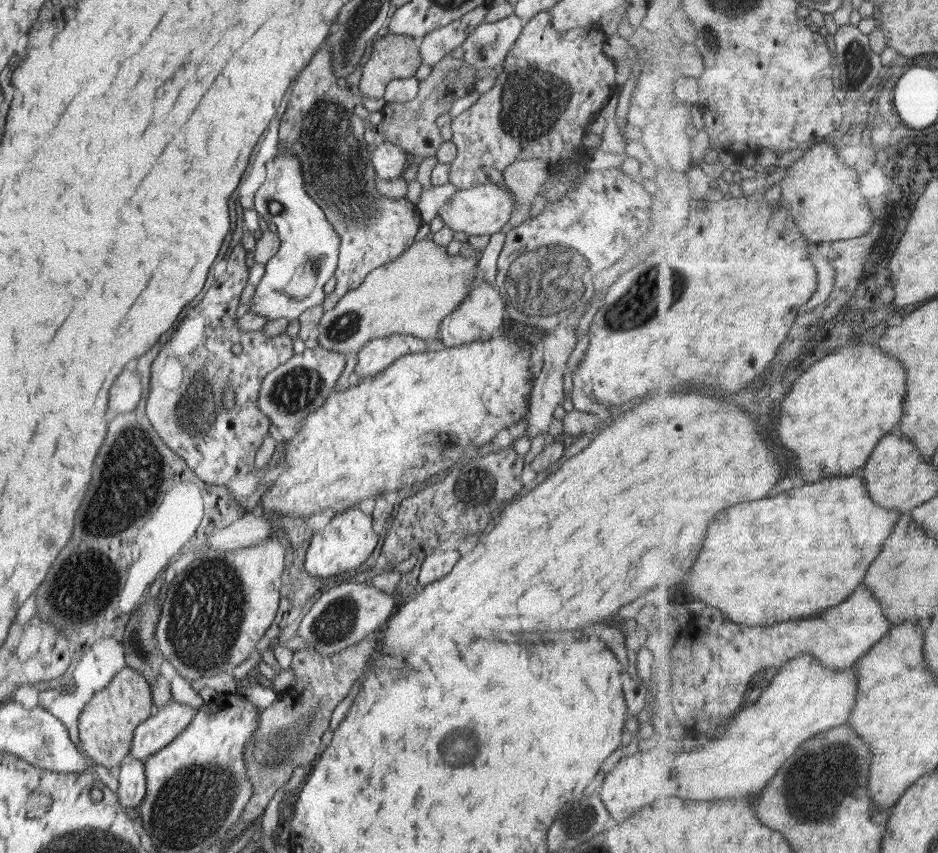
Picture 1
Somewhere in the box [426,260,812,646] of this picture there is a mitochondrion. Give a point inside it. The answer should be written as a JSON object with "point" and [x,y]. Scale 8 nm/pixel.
{"point":[652,287]}

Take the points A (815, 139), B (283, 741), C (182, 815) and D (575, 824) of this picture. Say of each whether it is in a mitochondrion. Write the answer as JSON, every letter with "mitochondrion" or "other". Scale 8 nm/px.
{"A":"other","B":"mitochondrion","C":"mitochondrion","D":"mitochondrion"}

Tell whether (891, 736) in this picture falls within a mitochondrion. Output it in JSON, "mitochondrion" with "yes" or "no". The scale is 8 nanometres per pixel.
{"mitochondrion":"no"}

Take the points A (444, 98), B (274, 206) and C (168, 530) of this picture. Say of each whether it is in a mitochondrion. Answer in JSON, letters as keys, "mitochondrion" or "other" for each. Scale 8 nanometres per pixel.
{"A":"other","B":"mitochondrion","C":"other"}

